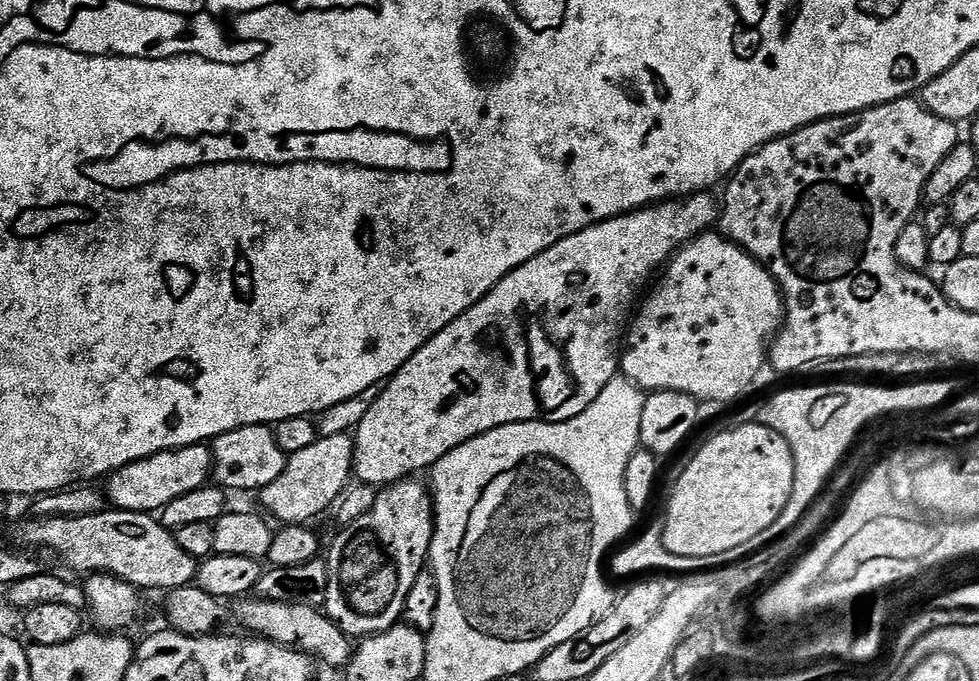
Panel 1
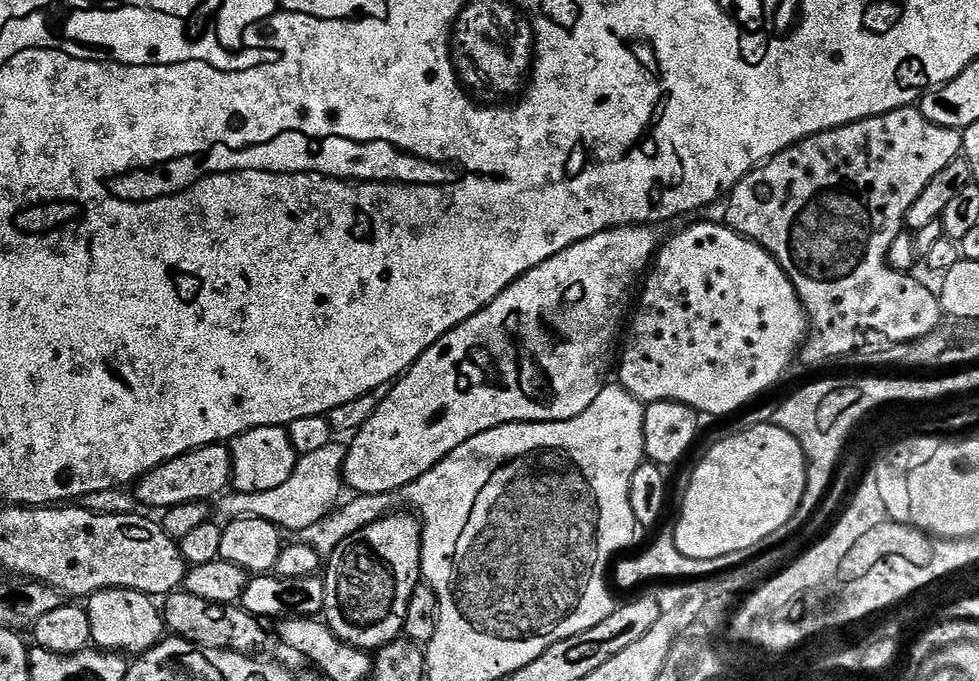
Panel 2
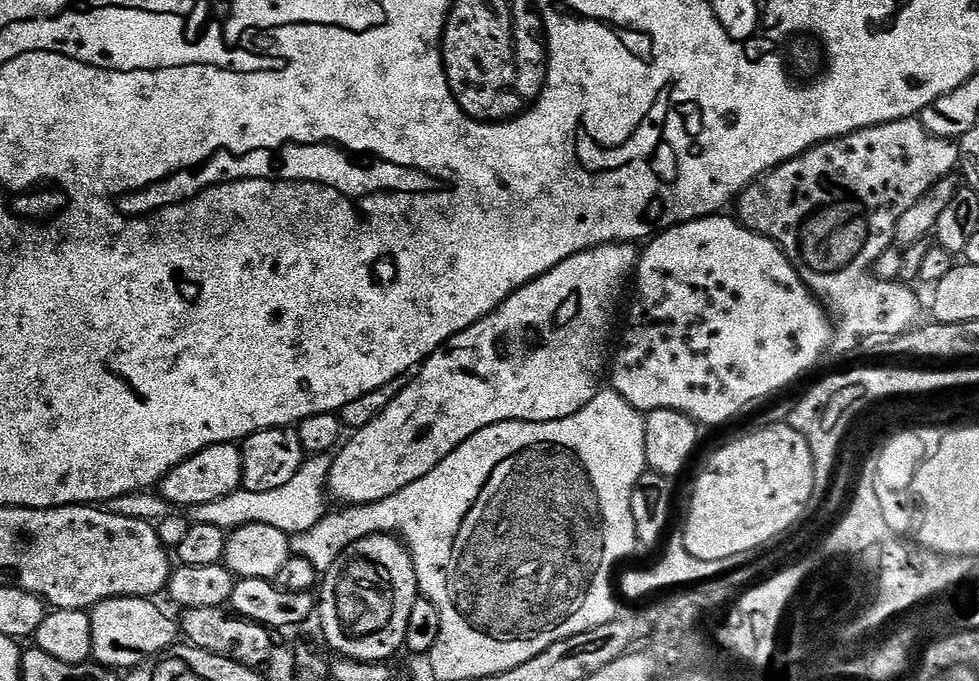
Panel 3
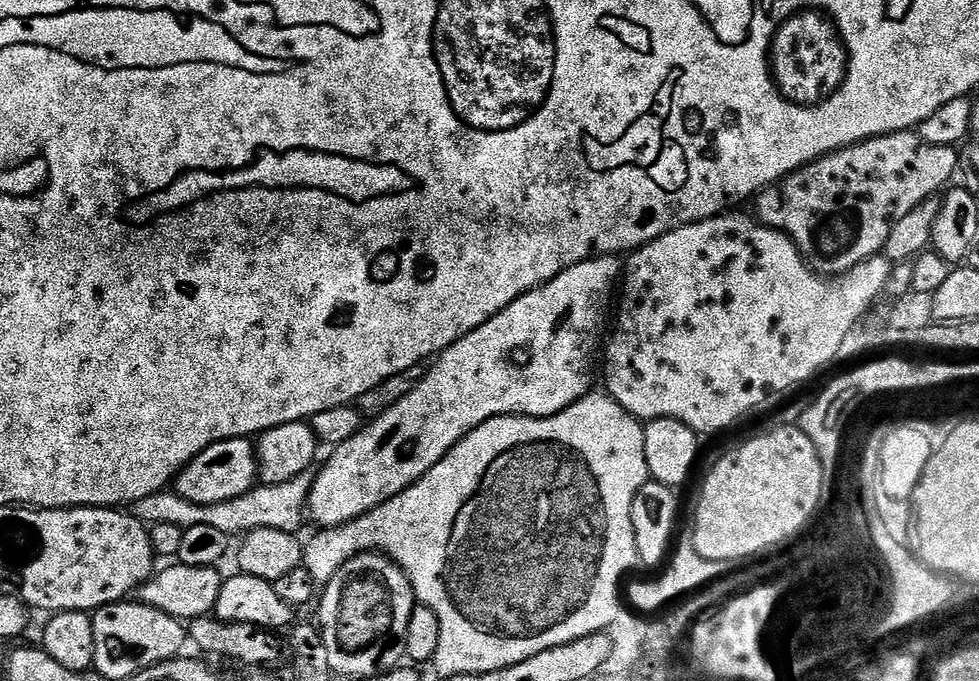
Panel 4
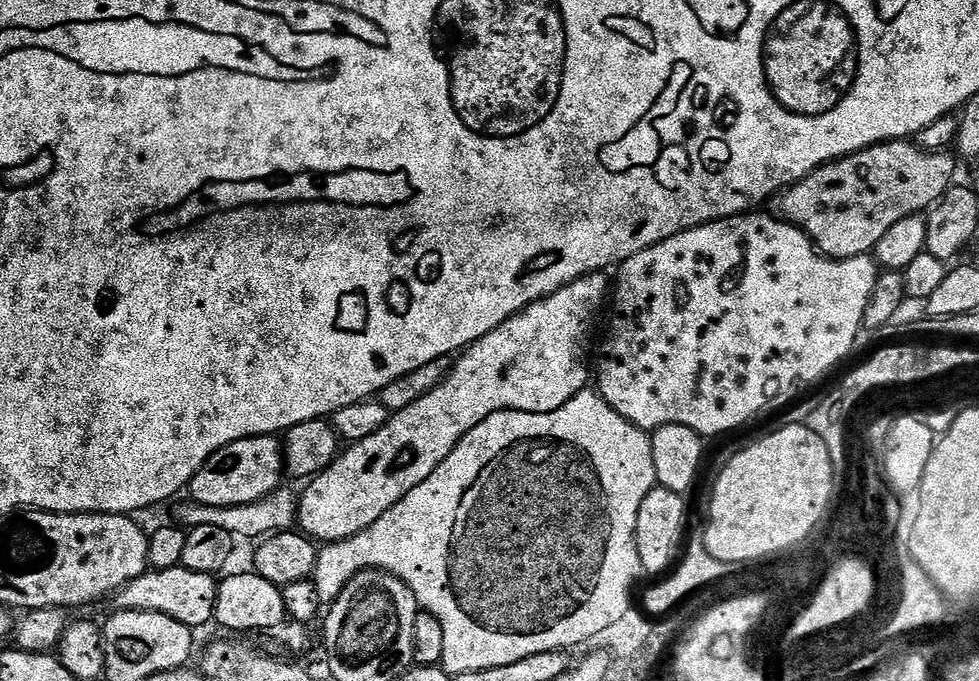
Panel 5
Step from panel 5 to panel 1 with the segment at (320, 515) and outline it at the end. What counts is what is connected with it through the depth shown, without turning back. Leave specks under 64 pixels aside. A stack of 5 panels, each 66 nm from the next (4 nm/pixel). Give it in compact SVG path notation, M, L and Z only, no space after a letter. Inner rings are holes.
M698 192L691 196L685 196L681 200L665 200L663 204L654 204L650 208L639 208L636 212L627 212L624 216L615 216L609 220L598 222L578 234L570 234L570 238L562 238L562 242L550 246L550 250L530 258L530 262L526 262L510 274L506 274L506 278L502 278L502 282L498 282L498 286L494 286L494 290L490 290L490 294L486 294L486 298L482 298L477 304L470 306L470 310L466 310L466 314L454 318L454 322L450 322L450 326L446 326L446 330L434 334L434 338L430 338L430 342L426 342L426 346L422 346L422 350L418 350L418 354L414 354L414 358L407 360L393 374L391 380L381 387L378 402L374 402L374 406L370 406L366 418L362 418L362 422L354 430L355 448L352 470L355 479L359 483L369 486L396 484L400 480L415 477L420 474L416 472L422 471L423 468L424 471L431 469L432 465L437 464L443 456L450 454L450 450L454 450L498 426L521 424L535 419L557 424L582 414L582 410L586 410L586 406L590 406L590 402L594 402L594 398L598 398L598 394L602 394L605 386L611 380L617 379L618 365L622 360L622 337L625 335L630 313L637 303L636 295L639 294L640 287L651 278L655 268L663 269L685 244L709 231L717 223L721 211L722 208L717 197L715 200L708 192Z

